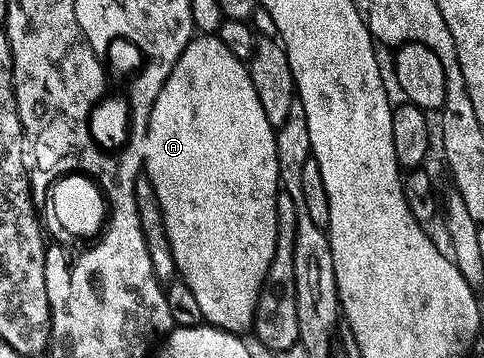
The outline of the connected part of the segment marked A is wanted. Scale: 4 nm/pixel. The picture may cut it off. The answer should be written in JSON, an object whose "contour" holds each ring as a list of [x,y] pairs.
{"contour":[[[199,34],[180,53],[172,73],[164,81],[156,101],[152,105],[152,113],[146,130],[146,154],[144,156],[144,174],[152,181],[152,189],[156,189],[156,201],[160,205],[160,213],[164,217],[164,229],[168,233],[168,241],[174,258],[174,270],[181,282],[192,289],[200,304],[200,313],[209,326],[218,327],[222,331],[246,333],[254,322],[254,311],[258,308],[258,300],[264,291],[266,274],[276,257],[276,241],[278,240],[278,218],[276,217],[276,201],[280,184],[278,182],[278,162],[276,161],[275,127],[268,121],[264,113],[264,105],[260,105],[260,97],[256,97],[256,89],[252,85],[252,77],[247,64],[224,45],[217,35]]]}

